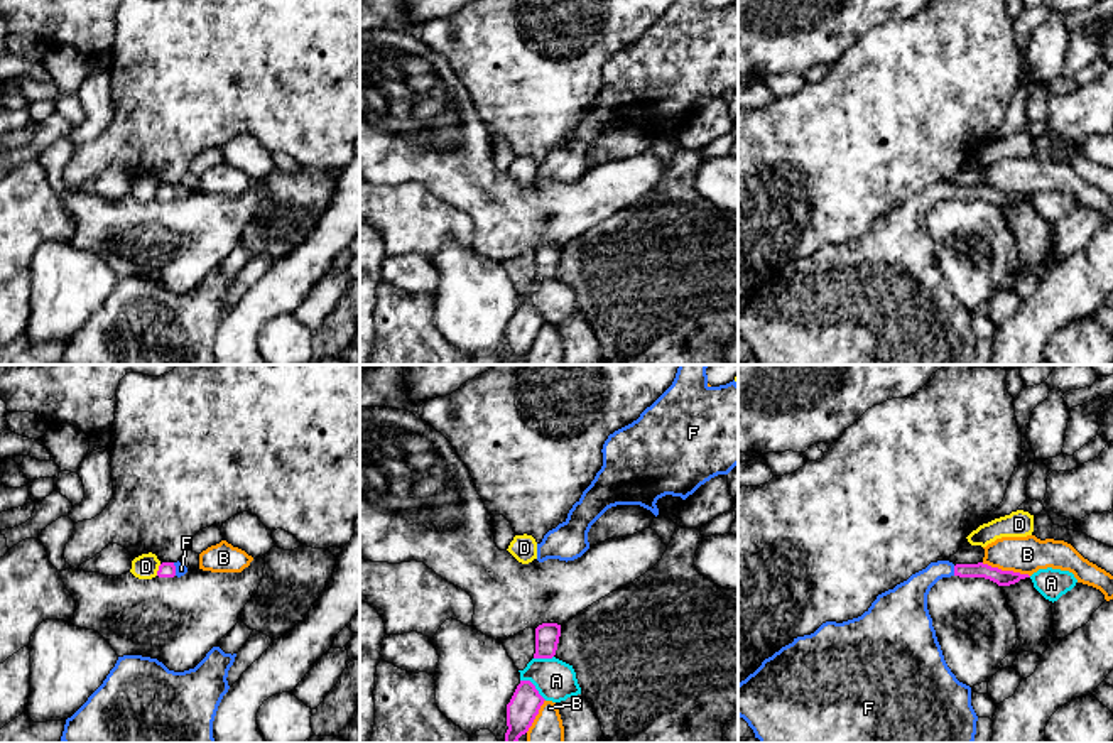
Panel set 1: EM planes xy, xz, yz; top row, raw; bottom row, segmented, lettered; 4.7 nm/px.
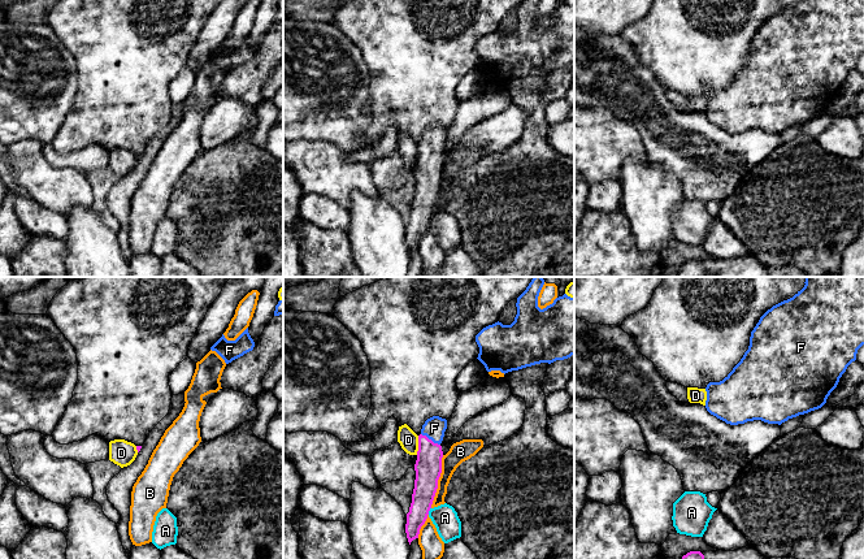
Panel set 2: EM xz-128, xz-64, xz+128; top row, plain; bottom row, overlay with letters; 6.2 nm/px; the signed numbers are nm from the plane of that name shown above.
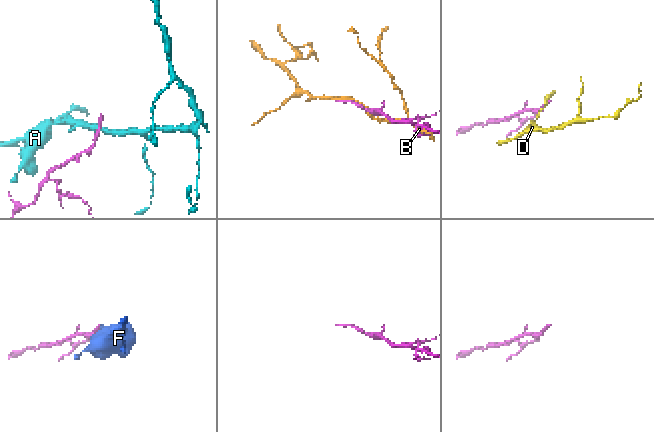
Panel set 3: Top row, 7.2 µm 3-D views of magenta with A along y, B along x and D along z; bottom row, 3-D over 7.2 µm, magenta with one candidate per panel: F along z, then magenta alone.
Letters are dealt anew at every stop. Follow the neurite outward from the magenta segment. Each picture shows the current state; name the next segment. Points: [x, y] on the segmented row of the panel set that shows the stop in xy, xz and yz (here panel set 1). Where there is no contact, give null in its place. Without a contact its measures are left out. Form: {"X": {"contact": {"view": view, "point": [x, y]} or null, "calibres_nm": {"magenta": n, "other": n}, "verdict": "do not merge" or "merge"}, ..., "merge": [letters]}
{"A": {"contact": {"view": "xz", "point": [534, 686]}, "calibres_nm": {"magenta": 150, "other": 190}, "verdict": "do not merge"}, "B": {"contact": {"view": "yz", "point": [1005, 571]}, "calibres_nm": {"magenta": 80, "other": 180}, "verdict": "do not merge"}, "D": {"contact": {"view": "xy", "point": [159, 569]}, "calibres_nm": {"magenta": 80, "other": 120}, "verdict": "do not merge"}, "F": {"contact": {"view": "yz", "point": [955, 571]}, "calibres_nm": {"magenta": 80, "other": 160}, "verdict": "merge"}, "merge": ["F"]}

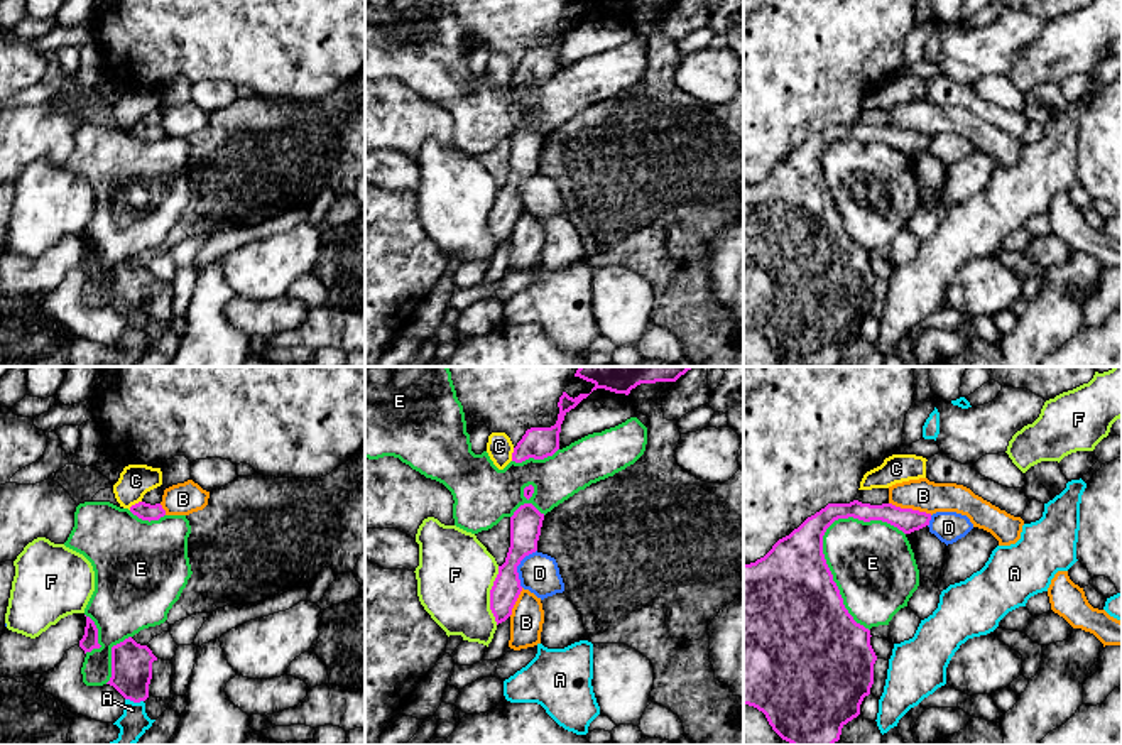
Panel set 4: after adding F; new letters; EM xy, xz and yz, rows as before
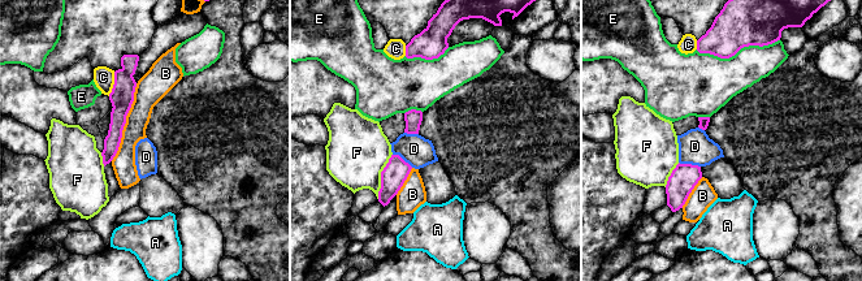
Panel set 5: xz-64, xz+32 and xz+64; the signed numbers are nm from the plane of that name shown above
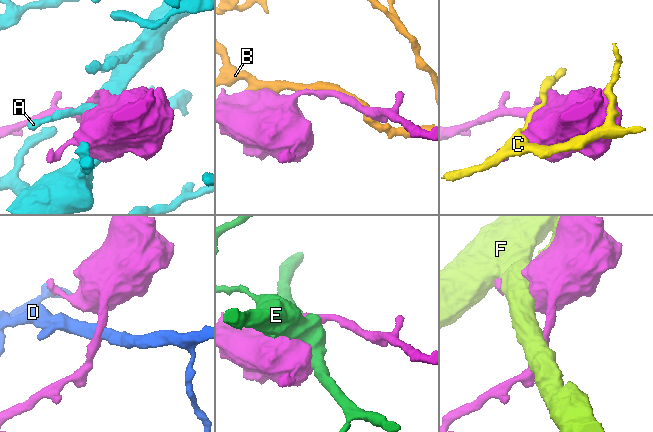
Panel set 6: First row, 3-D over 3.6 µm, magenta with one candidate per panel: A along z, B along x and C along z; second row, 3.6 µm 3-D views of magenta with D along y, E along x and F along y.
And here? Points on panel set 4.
{"A": {"contact": {"view": "xy", "point": [134, 701]}, "calibres_nm": {"magenta": 190, "other": 140}, "verdict": "do not merge"}, "B": {"contact": {"view": "yz", "point": [911, 509]}, "calibres_nm": {"magenta": 120, "other": 150}, "verdict": "do not merge"}, "C": {"contact": {"view": "xy", "point": [136, 504]}, "calibres_nm": {"magenta": 80, "other": 160}, "verdict": "do not merge"}, "D": {"contact": {"view": "xz", "point": [517, 565]}, "calibres_nm": {"magenta": 150, "other": 190}, "verdict": "do not merge"}, "E": {"contact": {"view": "yz", "point": [832, 576]}, "calibres_nm": {"magenta": 500, "other": 400}, "verdict": "do not merge"}, "F": {"contact": {"view": "xz", "point": [490, 595]}, "calibres_nm": {"magenta": 140, "other": 360}, "verdict": "do not merge"}, "merge": []}

